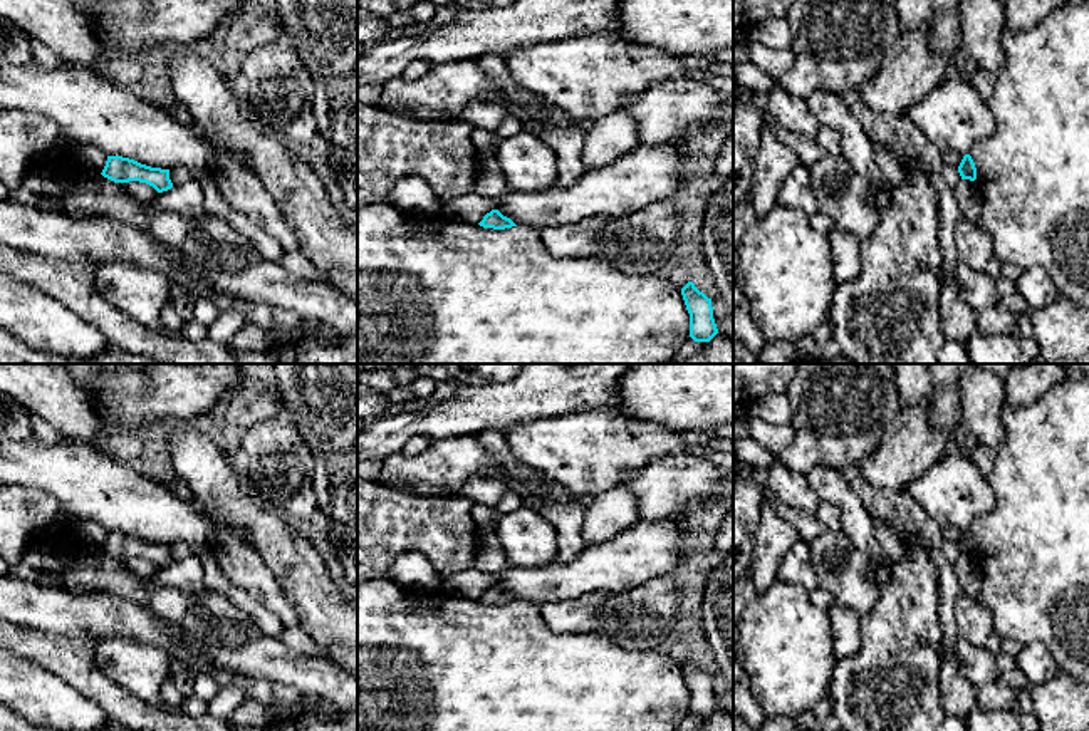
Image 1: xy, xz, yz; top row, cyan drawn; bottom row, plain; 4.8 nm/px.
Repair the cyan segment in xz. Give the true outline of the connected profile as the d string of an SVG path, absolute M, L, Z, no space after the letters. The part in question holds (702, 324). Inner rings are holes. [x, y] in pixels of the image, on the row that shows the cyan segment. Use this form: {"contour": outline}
{"contour": "M693 282L681 288L681 295L690 314L690 337L695 342L710 342L718 334L711 298L700 292Z"}

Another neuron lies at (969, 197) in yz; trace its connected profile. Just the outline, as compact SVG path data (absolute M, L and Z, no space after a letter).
M960 179L953 191L961 211L961 218L978 225L982 218L982 193L978 184L970 179Z

